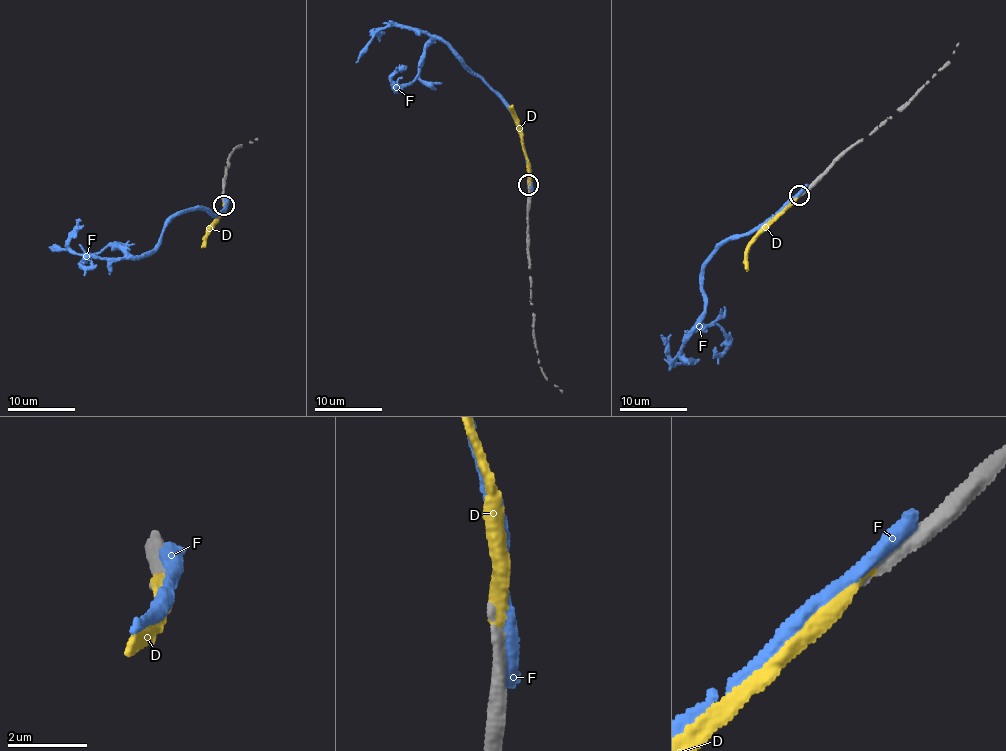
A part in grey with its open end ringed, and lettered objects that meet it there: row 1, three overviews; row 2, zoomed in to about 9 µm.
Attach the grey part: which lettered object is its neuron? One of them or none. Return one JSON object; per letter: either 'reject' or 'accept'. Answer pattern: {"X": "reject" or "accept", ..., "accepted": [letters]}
{"D": "accept", "F": "reject", "accepted": ["D"]}

